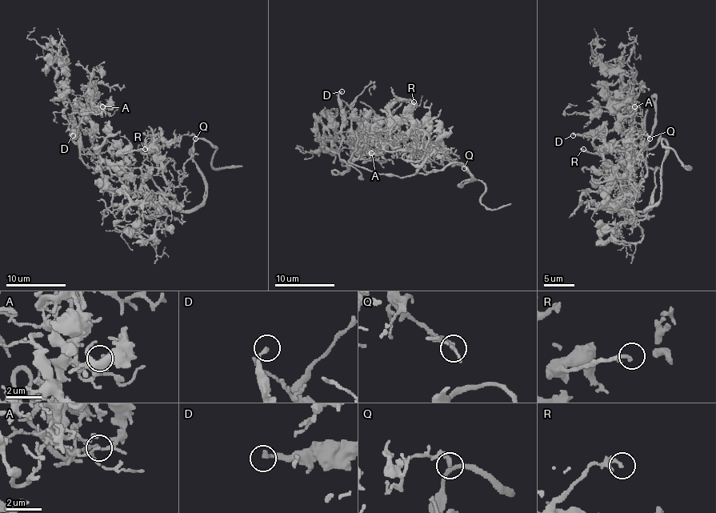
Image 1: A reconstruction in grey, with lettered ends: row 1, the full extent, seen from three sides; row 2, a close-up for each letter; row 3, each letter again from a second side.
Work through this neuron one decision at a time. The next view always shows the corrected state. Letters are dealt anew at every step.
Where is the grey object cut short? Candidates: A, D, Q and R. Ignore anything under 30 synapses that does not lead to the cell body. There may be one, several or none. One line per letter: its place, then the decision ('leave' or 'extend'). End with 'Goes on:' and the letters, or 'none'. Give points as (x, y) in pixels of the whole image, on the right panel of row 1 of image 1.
A: place (634, 106); leave
D: place (573, 135); leave
Q: place (650, 138); leave
R: place (583, 149); leave
Goes on: none

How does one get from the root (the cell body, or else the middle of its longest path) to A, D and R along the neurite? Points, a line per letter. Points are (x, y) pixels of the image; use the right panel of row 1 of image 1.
A: (655, 180), (658, 168), (645, 163), (631, 102), (614, 106), (634, 106)
D: (655, 180), (658, 168), (645, 163), (642, 127), (638, 123), (627, 130), (616, 125), (607, 130), (573, 135)
R: (655, 180), (645, 214), (624, 209), (633, 183), (624, 174), (636, 153), (583, 149)

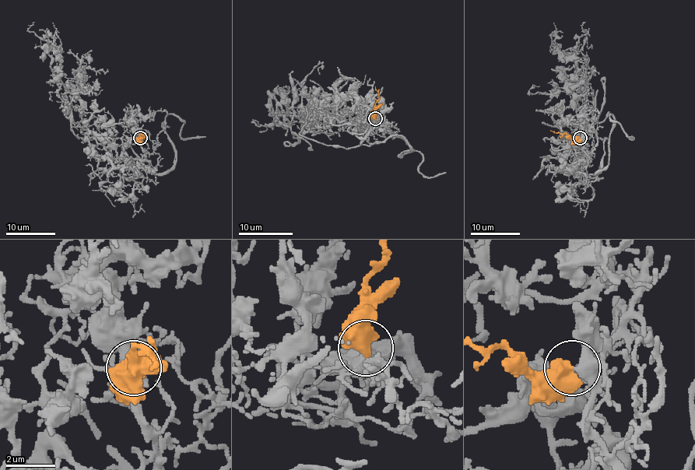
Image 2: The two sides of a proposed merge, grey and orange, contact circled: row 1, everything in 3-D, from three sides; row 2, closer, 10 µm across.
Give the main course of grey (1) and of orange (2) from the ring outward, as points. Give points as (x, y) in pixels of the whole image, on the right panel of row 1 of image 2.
1: (579, 137), (578, 172), (595, 177), (607, 138), (595, 131), (584, 84), (566, 92), (529, 92), (539, 86)
2: (579, 137), (570, 138), (566, 133), (551, 130)

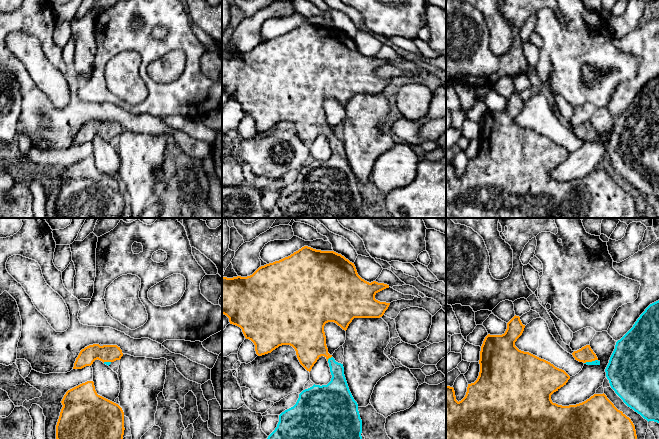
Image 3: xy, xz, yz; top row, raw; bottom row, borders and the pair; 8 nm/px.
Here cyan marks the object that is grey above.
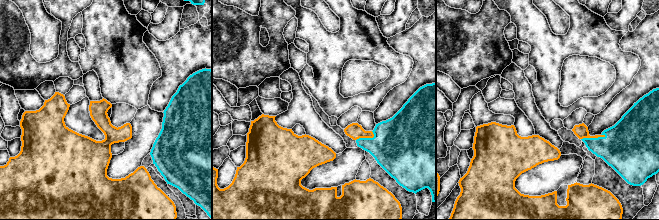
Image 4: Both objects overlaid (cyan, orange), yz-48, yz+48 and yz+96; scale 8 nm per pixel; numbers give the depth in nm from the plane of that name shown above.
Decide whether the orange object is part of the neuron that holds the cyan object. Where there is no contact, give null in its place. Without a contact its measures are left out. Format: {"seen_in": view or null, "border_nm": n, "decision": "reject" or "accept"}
{"seen_in": "xz", "border_nm": 50, "decision": "accept"}

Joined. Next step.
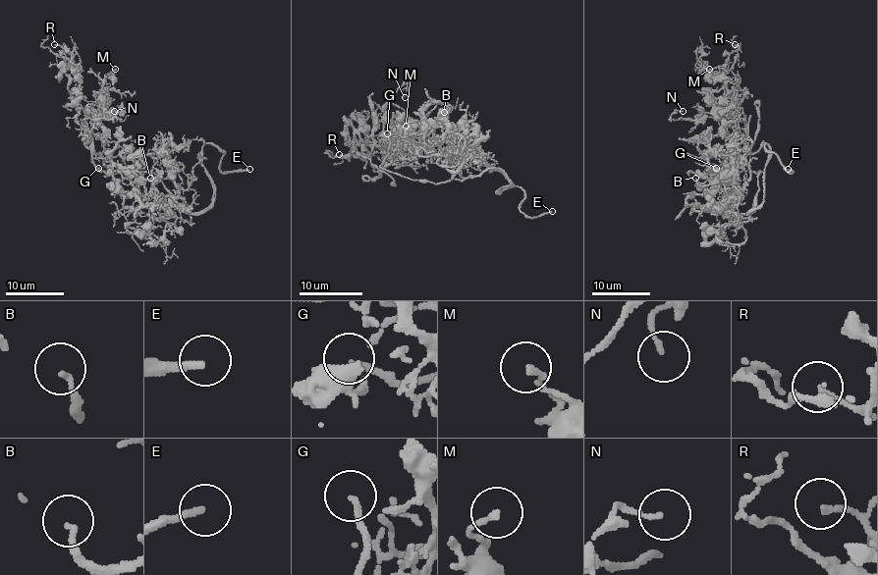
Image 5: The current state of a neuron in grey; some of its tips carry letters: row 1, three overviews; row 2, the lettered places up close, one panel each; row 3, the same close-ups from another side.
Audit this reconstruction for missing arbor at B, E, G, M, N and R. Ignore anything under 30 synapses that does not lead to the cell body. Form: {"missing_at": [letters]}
{"missing_at": ["E", "G"]}

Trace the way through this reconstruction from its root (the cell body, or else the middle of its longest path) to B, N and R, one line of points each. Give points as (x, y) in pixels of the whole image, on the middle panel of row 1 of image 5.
B: (458, 180), (463, 179), (458, 167), (474, 145), (447, 156), (452, 138), (444, 112)
N: (458, 180), (411, 180), (372, 166), (363, 154), (379, 150), (384, 104), (403, 84), (405, 97)
R: (458, 180), (431, 182), (397, 175), (372, 166), (364, 150), (354, 156), (356, 145), (348, 158), (339, 154)

